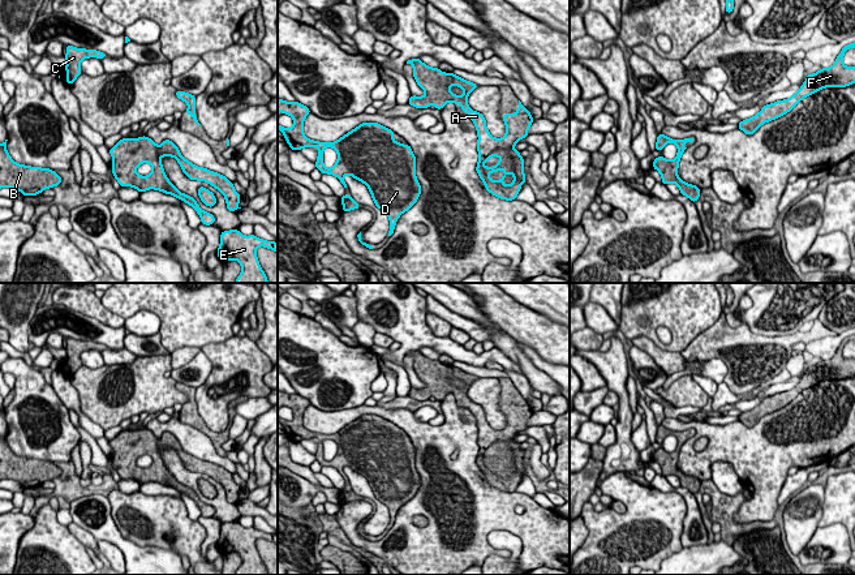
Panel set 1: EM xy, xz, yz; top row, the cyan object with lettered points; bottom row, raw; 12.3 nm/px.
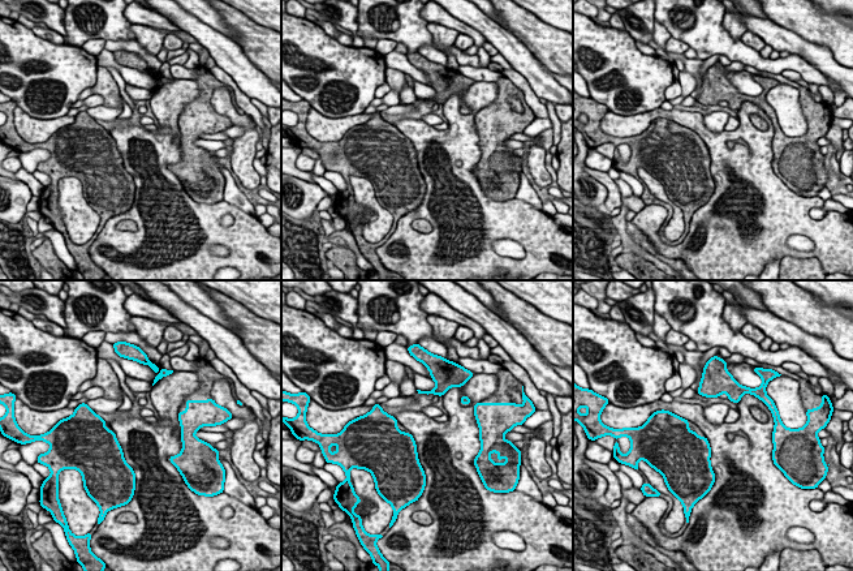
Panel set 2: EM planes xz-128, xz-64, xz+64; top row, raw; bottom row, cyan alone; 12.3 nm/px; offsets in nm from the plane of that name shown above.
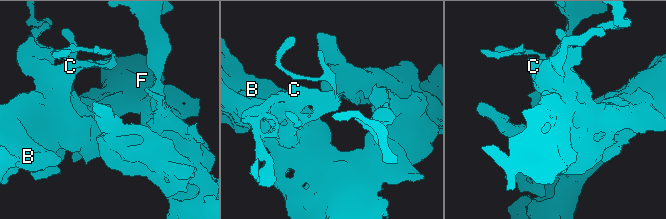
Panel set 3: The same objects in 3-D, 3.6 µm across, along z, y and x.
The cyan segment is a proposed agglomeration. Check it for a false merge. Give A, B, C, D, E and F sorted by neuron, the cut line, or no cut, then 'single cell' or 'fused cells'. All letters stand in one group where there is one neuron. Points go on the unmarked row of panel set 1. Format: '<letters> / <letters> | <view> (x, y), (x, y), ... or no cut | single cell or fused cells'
A B C D E F | no cut | single cell

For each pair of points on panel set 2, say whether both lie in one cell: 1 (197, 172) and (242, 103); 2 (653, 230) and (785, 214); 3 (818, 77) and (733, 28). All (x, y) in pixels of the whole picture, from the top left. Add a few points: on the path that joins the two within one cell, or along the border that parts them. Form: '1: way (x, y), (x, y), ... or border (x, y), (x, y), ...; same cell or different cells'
1: border (222, 82), (232, 90), (235, 102), (240, 107); different cells
2: way (680, 252), (718, 249), (728, 240), (750, 237); same cell
3: border (724, 13), (724, 29), (732, 37), (740, 39); different cells

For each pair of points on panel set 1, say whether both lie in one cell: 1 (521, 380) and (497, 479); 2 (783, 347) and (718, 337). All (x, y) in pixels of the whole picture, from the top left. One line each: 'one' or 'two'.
1: two
2: one

